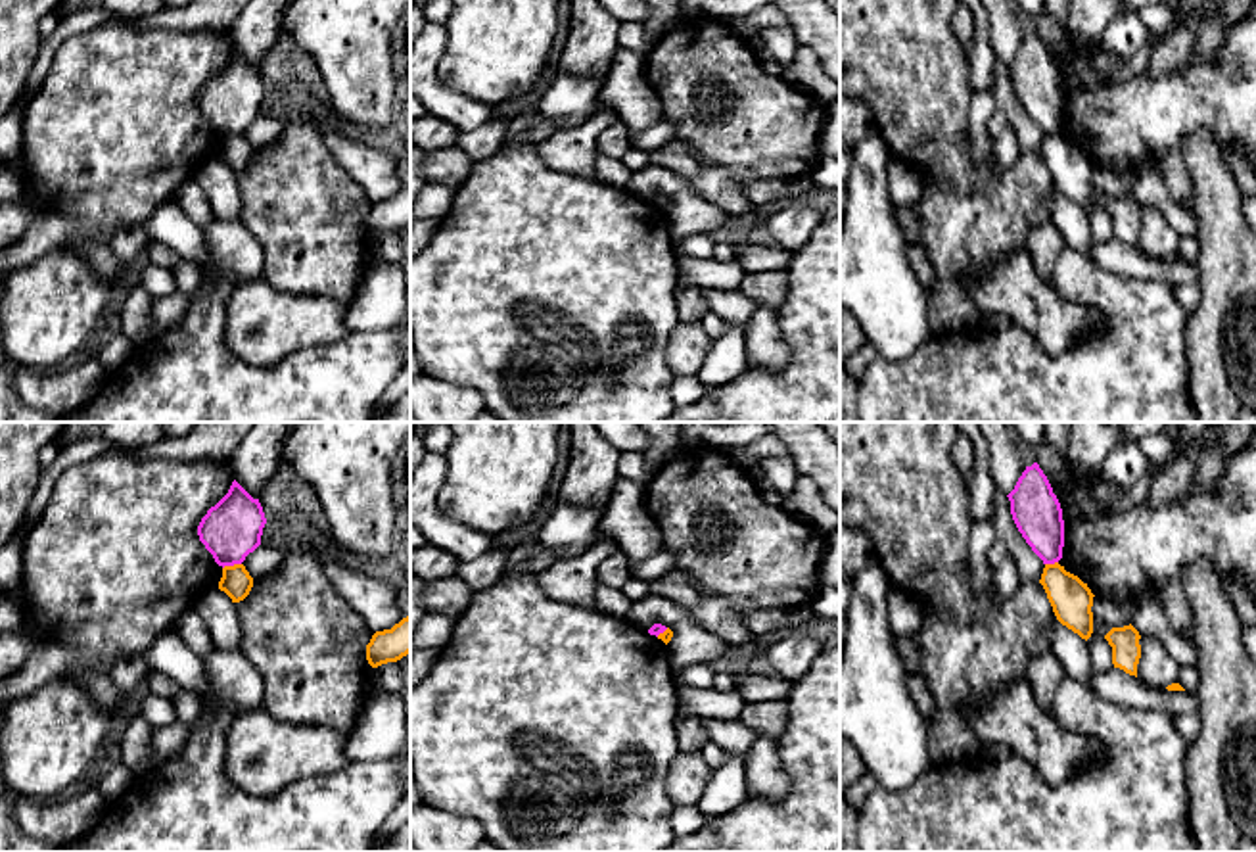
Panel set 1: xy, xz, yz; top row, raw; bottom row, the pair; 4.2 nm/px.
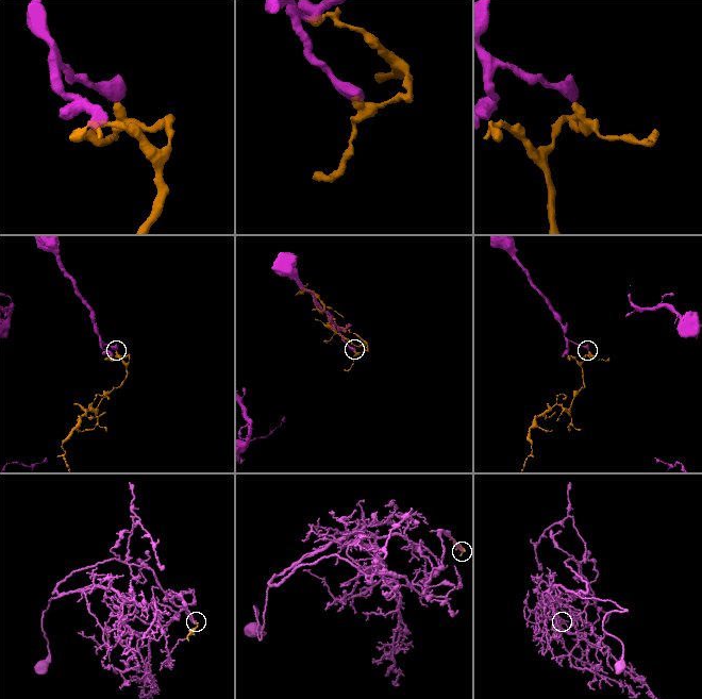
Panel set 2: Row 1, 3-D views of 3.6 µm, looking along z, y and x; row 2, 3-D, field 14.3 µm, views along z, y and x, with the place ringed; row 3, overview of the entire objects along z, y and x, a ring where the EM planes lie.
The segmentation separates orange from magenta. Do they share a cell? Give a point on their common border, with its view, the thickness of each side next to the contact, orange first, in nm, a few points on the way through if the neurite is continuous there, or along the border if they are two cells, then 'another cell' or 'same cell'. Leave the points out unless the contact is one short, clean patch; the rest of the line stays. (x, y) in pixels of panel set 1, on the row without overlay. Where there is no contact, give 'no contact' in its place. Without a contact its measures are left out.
contact xy (231, 137); calibres 130 and 240 nm; border xy (240, 133), (223, 139); another cell

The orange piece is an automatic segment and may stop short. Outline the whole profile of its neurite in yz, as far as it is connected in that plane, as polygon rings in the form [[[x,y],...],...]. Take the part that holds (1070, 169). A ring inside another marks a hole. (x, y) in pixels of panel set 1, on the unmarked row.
[[[1058,132],[1045,134],[1039,154],[1057,190],[1087,211],[1093,203],[1091,177],[1095,167],[1087,154],[1066,142]]]

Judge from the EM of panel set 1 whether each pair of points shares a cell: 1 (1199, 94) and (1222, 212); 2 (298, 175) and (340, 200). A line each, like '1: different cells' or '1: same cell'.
1: different cells
2: same cell

